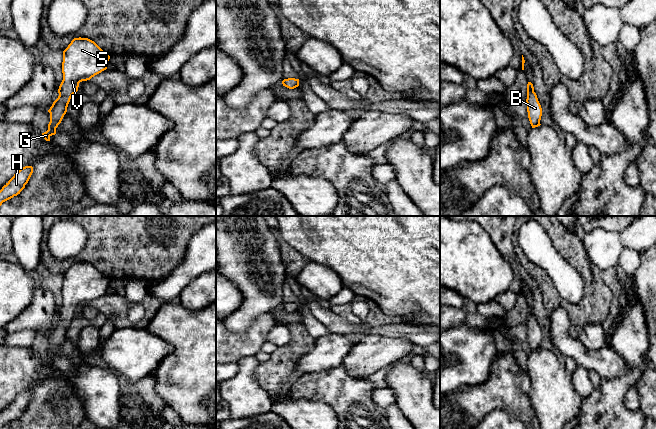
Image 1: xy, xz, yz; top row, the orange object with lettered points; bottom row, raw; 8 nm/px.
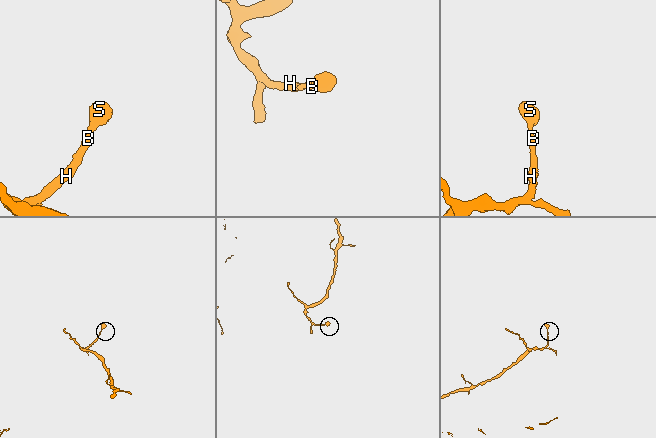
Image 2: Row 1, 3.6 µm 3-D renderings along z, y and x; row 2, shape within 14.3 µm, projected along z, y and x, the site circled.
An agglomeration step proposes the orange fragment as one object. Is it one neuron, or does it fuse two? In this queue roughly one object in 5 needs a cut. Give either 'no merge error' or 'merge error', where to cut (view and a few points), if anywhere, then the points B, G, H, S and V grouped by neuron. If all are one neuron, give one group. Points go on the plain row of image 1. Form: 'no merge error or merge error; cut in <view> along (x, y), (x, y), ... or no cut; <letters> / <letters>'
no merge error; no cut; B G H S V

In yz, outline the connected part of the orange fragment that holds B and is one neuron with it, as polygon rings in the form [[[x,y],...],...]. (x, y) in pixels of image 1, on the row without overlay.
[[[531,306],[527,308],[527,336],[528,342],[532,352],[540,350],[540,344],[542,340],[542,332],[538,325],[537,319],[534,316],[534,311]]]

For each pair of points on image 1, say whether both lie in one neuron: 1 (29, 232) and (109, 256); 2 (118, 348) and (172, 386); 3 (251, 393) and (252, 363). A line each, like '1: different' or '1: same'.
1: different
2: different
3: same

